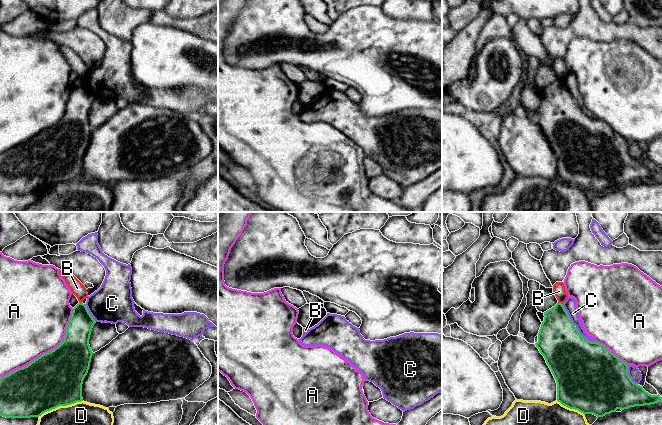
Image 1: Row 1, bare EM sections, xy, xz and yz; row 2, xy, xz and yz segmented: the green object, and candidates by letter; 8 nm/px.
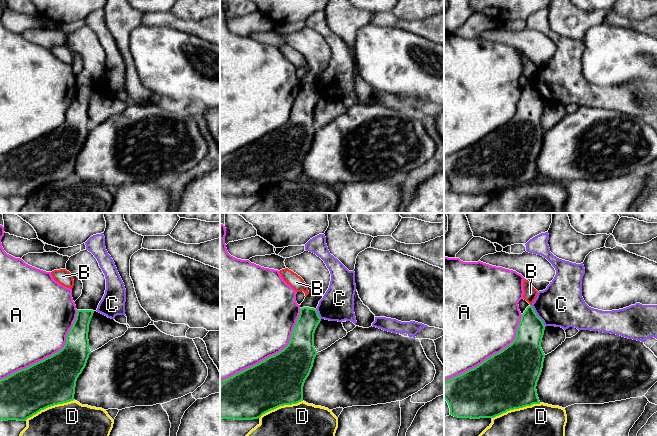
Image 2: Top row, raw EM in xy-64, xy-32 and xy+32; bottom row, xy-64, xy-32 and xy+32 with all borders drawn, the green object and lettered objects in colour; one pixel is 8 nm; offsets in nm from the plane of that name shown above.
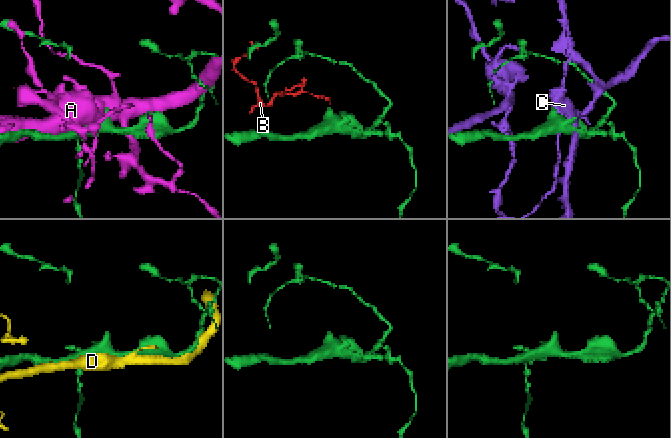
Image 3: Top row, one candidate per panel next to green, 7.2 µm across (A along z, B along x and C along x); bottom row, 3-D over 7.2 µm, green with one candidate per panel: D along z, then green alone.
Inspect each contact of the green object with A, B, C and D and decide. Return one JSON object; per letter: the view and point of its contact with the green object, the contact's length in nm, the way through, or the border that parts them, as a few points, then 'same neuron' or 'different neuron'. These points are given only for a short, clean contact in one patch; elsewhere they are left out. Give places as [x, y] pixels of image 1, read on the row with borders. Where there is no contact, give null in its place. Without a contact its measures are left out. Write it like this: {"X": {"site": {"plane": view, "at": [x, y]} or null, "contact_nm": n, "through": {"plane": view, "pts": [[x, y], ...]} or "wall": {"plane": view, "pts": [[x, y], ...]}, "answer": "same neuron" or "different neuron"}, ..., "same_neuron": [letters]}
{"A": {"site": {"plane": "xy", "at": [48, 352]}, "contact_nm": 800, "answer": "different neuron"}, "B": {"site": {"plane": "yz", "at": [560, 303]}, "contact_nm": 40, "wall": {"plane": "yz", "pts": [[558, 302], [562, 304]]}, "answer": "different neuron"}, "C": {"site": {"plane": "yz", "at": [568, 315]}, "contact_nm": 200, "answer": "different neuron"}, "D": {"site": {"plane": "xy", "at": [60, 405]}, "contact_nm": 380, "answer": "different neuron"}, "same_neuron": []}

